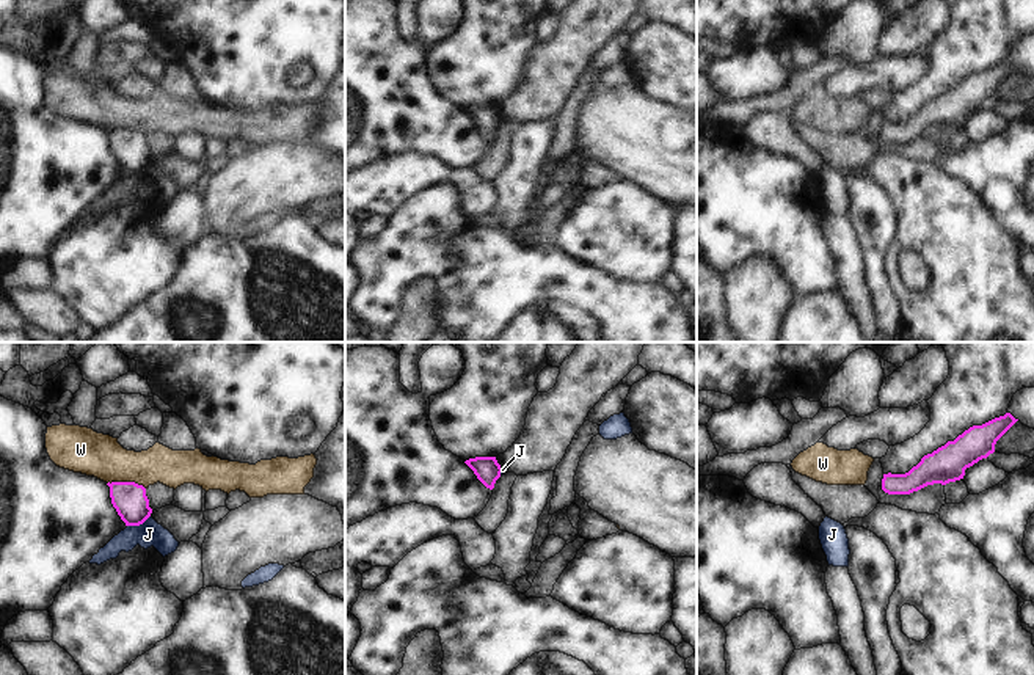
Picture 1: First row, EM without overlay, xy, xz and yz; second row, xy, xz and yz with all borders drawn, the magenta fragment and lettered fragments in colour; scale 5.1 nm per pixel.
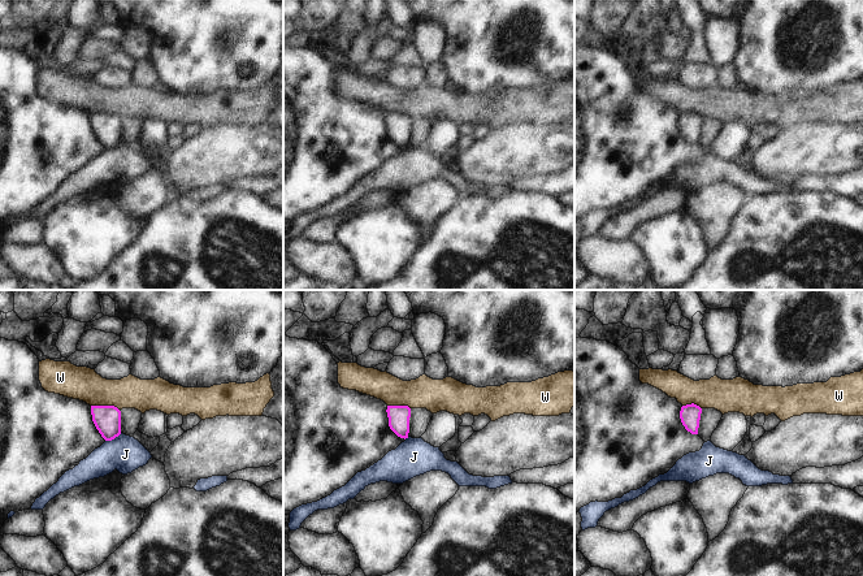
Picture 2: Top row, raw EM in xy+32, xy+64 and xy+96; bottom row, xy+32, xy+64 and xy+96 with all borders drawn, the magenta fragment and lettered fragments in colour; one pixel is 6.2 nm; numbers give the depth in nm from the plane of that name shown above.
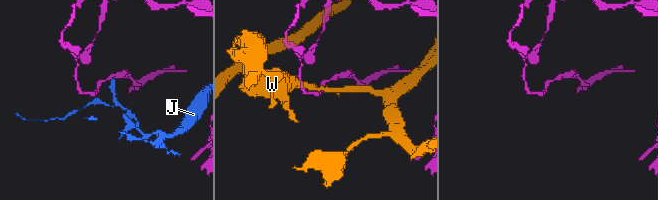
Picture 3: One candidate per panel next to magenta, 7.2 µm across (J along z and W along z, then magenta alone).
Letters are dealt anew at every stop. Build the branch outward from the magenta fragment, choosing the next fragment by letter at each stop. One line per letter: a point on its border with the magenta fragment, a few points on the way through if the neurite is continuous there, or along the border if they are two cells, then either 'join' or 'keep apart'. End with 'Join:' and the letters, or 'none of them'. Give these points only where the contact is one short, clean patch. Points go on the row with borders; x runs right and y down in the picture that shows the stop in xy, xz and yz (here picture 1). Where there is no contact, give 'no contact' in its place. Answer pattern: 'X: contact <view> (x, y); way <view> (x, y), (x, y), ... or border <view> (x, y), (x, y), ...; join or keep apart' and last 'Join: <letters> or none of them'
J: contact xy (138, 525); border xy (149, 515), (141, 523), (127, 526); keep apart
W: contact xy (126, 482); keep apart
Join: none of them

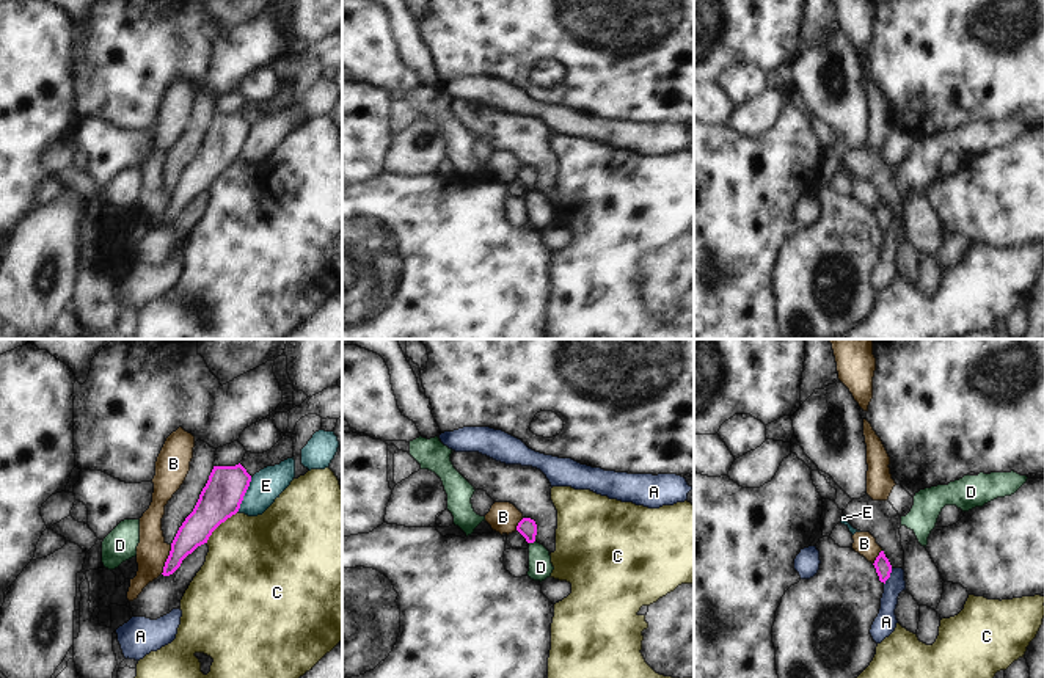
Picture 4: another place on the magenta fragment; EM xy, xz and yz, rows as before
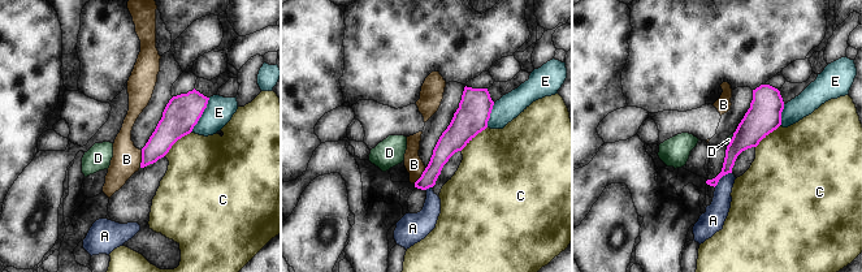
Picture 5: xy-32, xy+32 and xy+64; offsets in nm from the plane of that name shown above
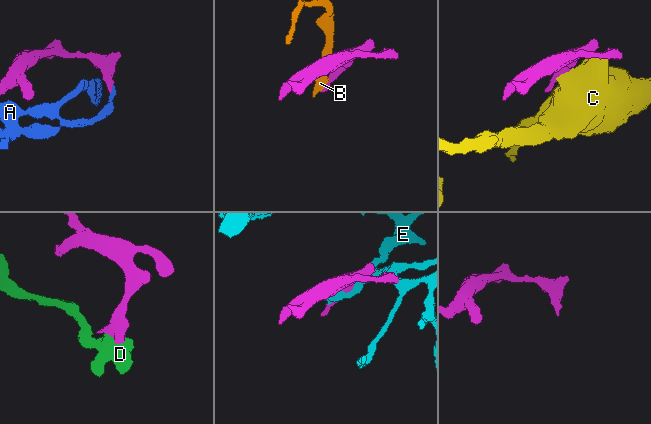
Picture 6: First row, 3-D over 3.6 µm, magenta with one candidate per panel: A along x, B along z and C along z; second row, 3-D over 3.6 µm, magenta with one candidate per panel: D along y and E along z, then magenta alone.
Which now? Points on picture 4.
A: contact yz (889, 576); join
B: contact xy (167, 559); border xy (171, 545), (160, 573); keep apart
C: contact xy (220, 523); border xy (237, 510), (206, 542); keep apart
D: contact xz (531, 542); keep apart
E: contact xy (244, 495); keep apart
Join: A

